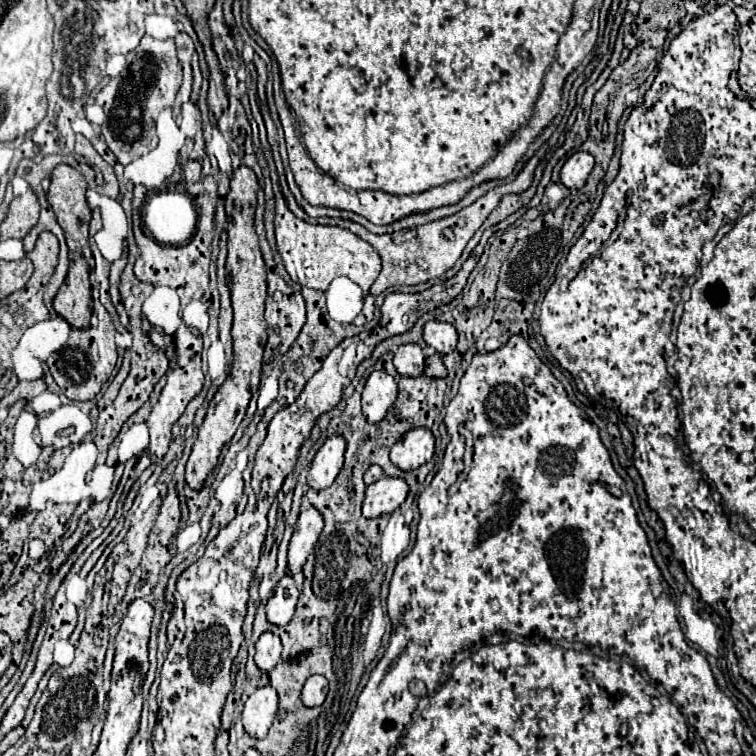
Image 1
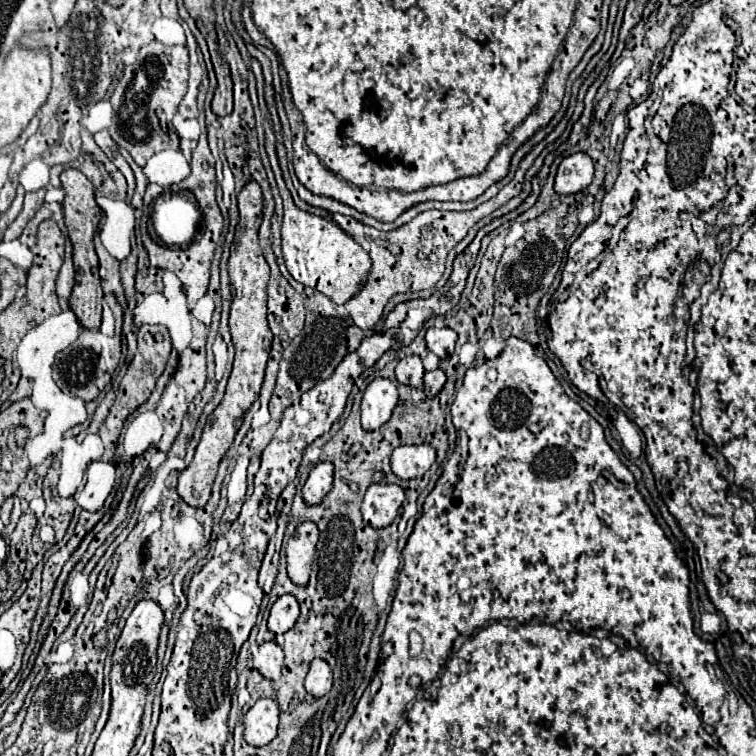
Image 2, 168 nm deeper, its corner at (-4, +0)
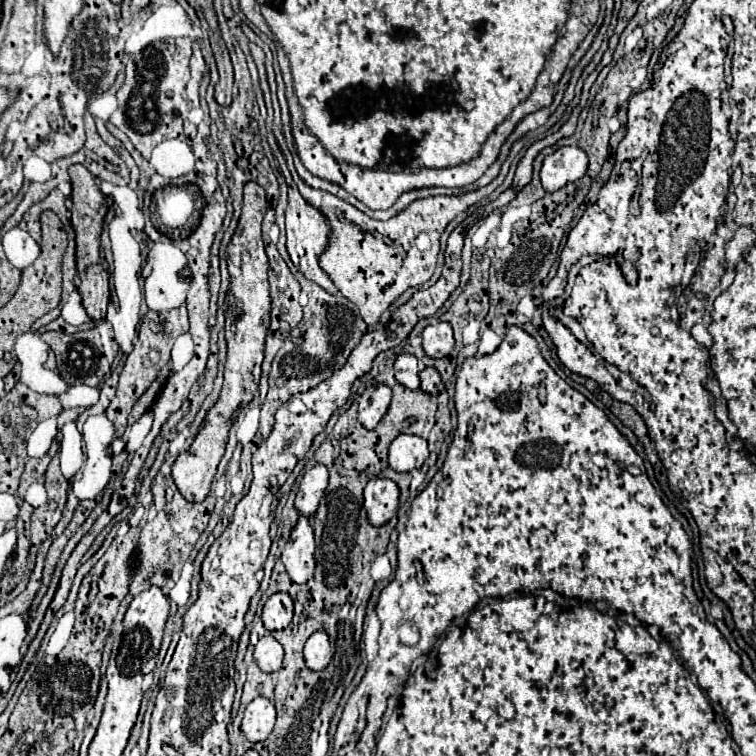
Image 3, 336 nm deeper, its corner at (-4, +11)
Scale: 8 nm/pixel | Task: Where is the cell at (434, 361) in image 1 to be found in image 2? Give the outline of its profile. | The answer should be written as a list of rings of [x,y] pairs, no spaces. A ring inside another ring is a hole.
[[[433,370],[433,372],[425,372],[425,394],[427,396],[437,396],[441,392],[445,384],[445,372],[443,370]]]

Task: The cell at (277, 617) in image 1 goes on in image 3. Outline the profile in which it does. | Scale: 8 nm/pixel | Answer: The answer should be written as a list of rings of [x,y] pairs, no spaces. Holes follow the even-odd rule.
[[[275,593],[263,605],[263,625],[269,631],[285,629],[293,619],[293,599],[289,593]]]

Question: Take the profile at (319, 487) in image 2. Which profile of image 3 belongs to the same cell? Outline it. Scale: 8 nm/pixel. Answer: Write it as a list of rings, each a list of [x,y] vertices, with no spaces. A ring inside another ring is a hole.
[[[317,463],[313,469],[309,469],[303,475],[295,499],[295,507],[301,515],[313,515],[317,511],[317,505],[327,489],[327,481],[329,481],[329,471],[323,463]]]

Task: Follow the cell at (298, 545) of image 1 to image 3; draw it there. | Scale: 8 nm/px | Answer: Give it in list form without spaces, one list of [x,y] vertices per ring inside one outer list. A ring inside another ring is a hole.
[[[299,515],[299,521],[293,527],[291,537],[281,555],[281,561],[295,583],[305,583],[314,574],[316,567],[314,554],[313,527],[307,515]]]

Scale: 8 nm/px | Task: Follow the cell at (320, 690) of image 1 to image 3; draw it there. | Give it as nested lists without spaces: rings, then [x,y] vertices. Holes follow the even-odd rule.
[[[317,631],[305,643],[305,663],[311,671],[323,671],[333,657],[327,633]]]

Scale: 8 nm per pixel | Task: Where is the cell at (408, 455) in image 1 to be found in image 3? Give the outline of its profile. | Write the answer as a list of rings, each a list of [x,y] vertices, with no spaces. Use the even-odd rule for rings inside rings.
[[[399,435],[389,447],[389,465],[395,471],[419,469],[429,457],[427,441],[417,435]]]

